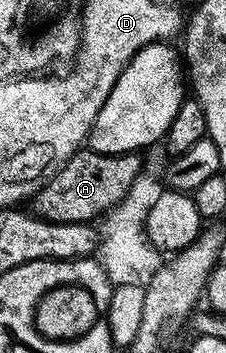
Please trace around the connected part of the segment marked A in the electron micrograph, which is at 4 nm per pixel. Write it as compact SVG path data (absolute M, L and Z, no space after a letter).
M83 148L73 154L66 165L34 195L33 213L49 222L93 223L128 195L136 174L141 170L142 161L143 155L138 152L98 154L94 150Z

